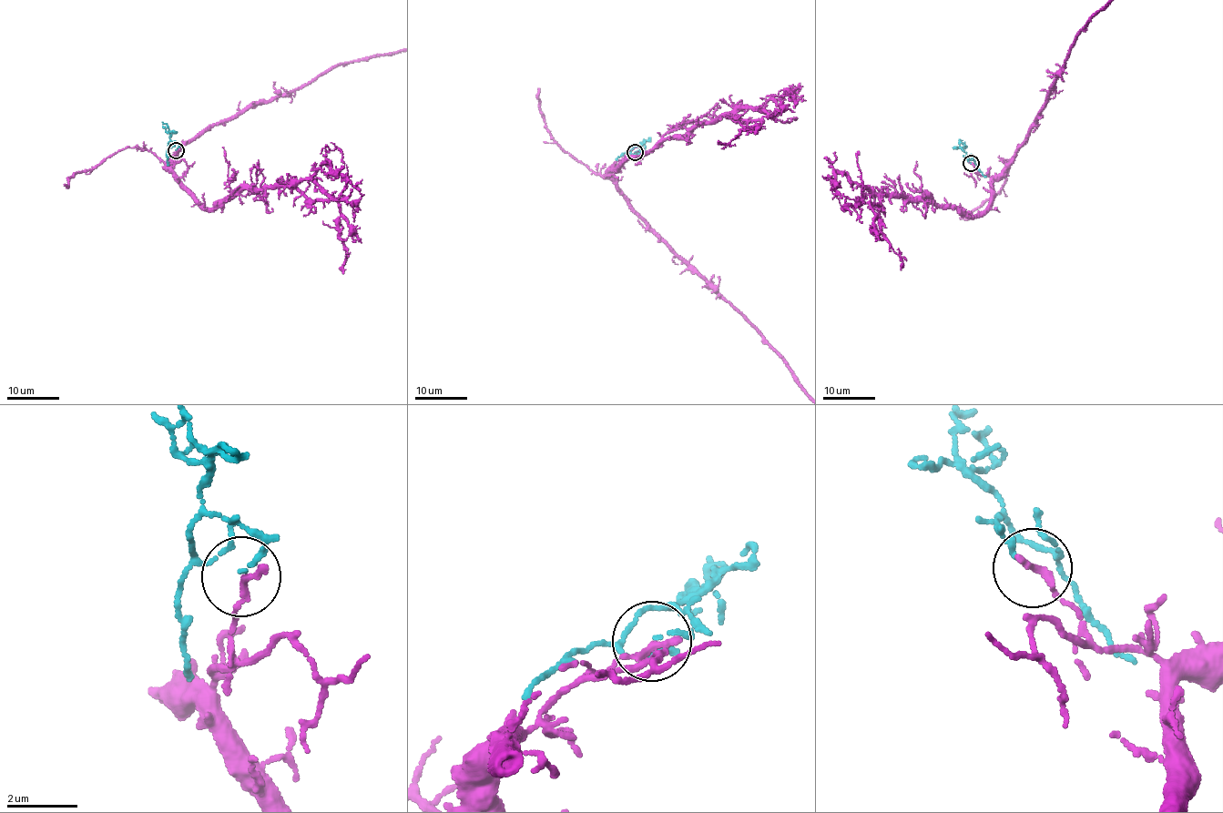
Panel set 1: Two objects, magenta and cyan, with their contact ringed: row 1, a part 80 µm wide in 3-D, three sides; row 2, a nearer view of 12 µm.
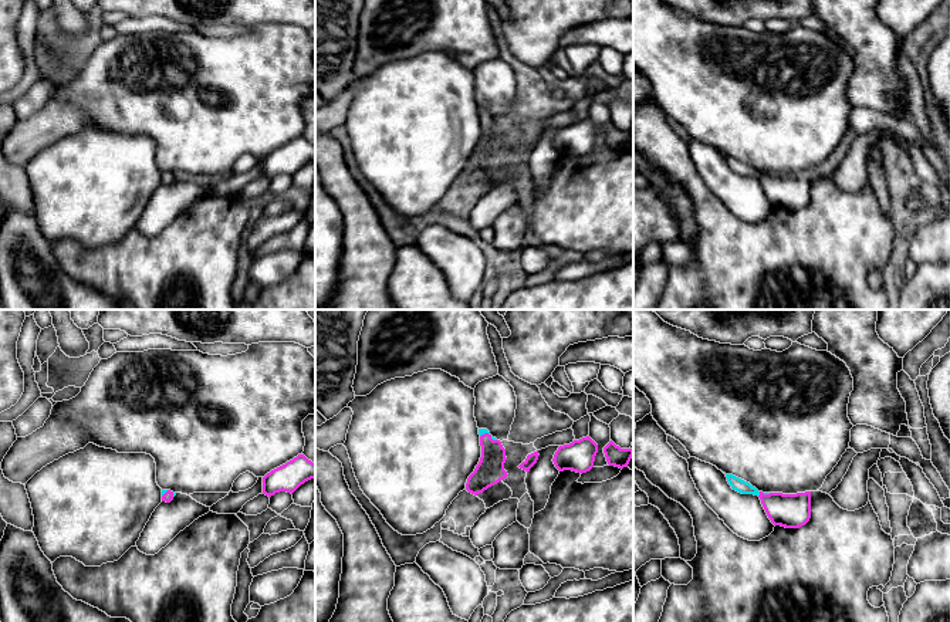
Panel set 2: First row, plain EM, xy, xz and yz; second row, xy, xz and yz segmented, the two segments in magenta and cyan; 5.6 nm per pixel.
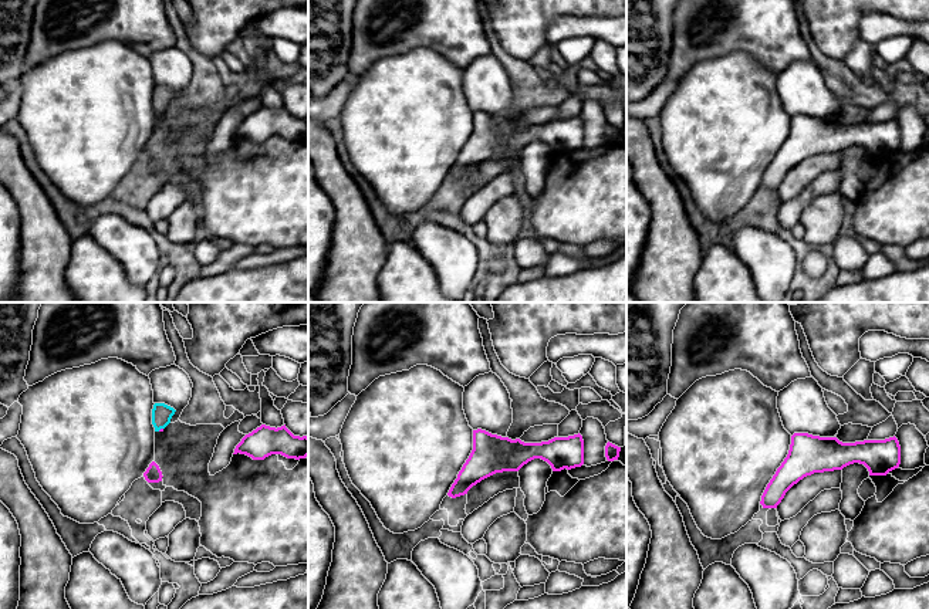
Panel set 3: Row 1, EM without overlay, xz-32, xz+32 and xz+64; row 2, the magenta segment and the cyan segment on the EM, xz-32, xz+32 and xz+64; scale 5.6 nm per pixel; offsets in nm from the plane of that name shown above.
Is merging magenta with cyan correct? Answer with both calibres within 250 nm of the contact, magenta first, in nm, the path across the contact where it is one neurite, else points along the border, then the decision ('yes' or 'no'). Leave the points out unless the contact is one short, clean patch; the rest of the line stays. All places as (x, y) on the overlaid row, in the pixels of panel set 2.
190 nm thick on the magenta side, 70 nm on the other; runs through yz (787, 510), (783, 510), (760, 494), (736, 483); yes

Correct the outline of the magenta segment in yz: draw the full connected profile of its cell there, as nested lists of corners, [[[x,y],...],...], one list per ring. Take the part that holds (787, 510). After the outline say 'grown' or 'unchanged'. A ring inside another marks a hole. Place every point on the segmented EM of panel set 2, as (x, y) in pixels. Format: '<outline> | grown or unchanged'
[[[726,474],[726,477],[733,490],[741,494],[758,496],[768,518],[774,525],[799,528],[809,521],[811,491],[797,494],[763,493],[750,483],[733,474]]] | grown

